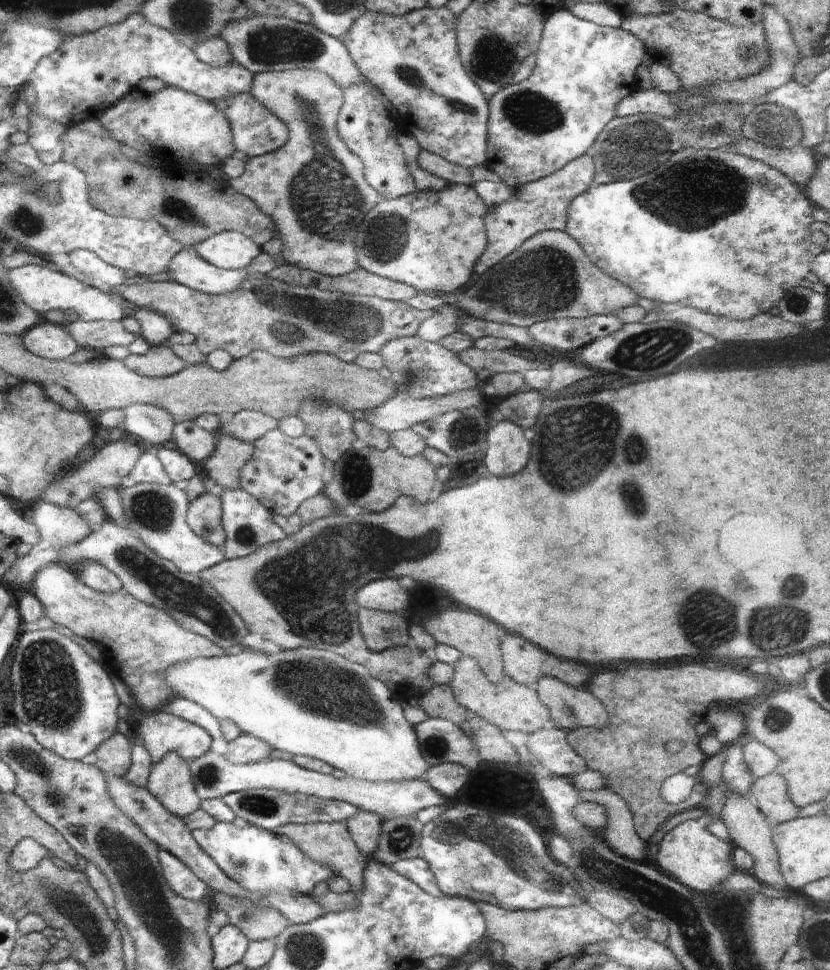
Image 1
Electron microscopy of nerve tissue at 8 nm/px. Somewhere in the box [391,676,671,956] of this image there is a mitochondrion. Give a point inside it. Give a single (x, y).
(508, 845)

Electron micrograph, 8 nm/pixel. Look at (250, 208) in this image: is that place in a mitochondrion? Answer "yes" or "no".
no

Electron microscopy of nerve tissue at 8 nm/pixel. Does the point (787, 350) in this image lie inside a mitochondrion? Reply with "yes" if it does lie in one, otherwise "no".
no

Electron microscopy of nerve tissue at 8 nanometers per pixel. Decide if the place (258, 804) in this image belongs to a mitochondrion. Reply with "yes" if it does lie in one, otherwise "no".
yes

